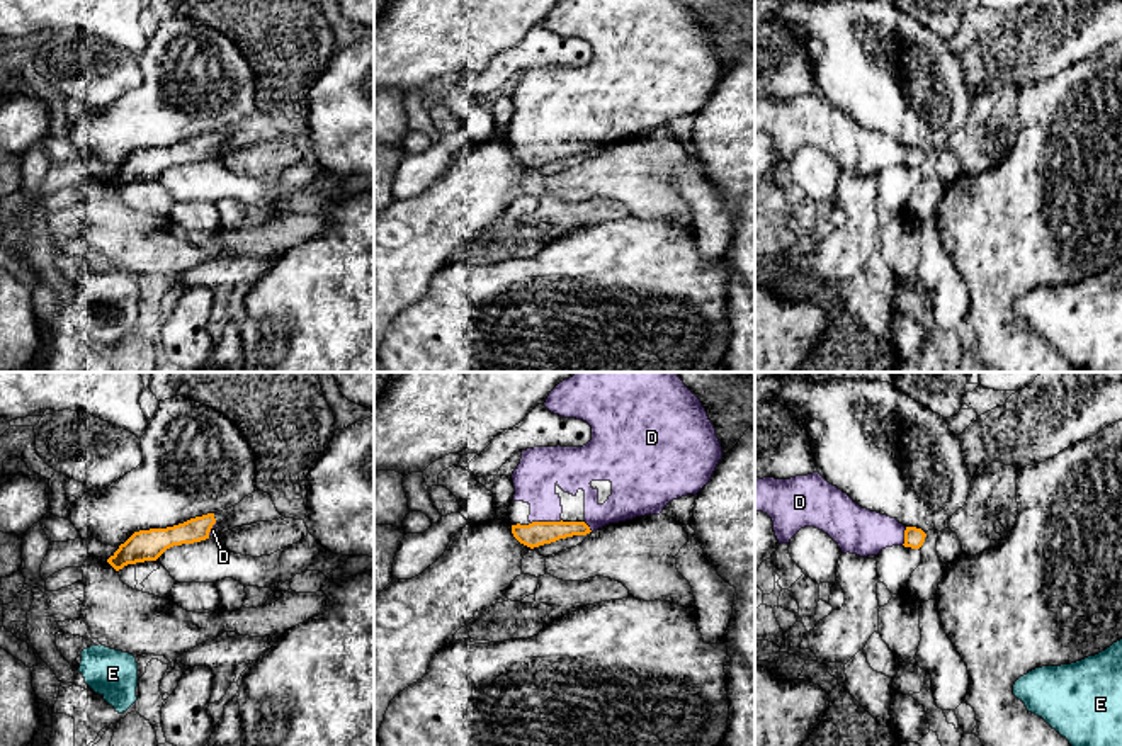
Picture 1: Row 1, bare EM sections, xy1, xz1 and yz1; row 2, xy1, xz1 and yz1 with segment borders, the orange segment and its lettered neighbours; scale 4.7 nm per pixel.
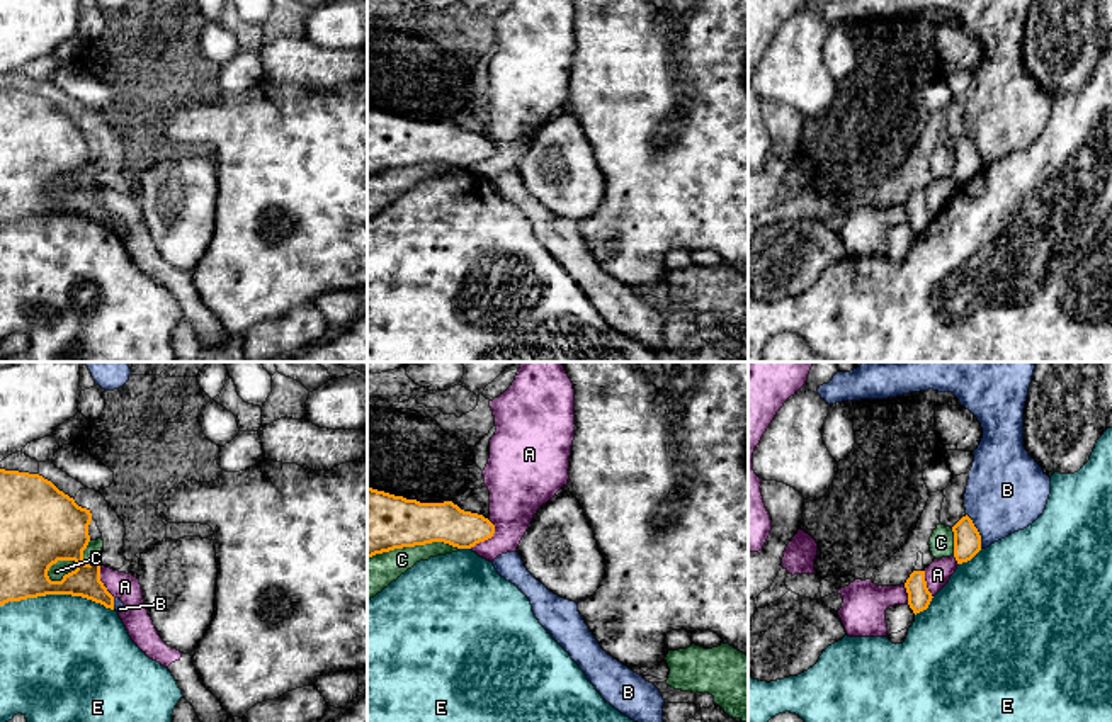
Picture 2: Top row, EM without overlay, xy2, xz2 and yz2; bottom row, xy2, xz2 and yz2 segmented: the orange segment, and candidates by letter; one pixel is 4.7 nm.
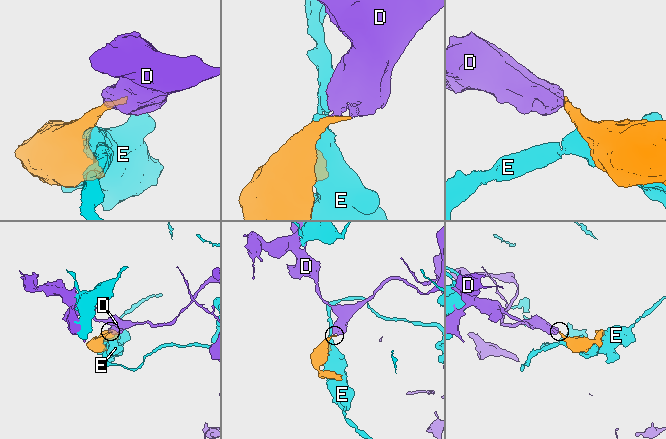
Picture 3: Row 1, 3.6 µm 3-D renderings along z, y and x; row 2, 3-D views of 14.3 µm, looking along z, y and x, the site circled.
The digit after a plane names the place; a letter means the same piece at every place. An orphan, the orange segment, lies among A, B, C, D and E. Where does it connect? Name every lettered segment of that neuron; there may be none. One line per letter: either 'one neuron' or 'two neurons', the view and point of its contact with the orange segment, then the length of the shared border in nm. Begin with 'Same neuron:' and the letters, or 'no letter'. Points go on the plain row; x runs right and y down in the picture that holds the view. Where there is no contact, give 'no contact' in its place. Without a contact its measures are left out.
Same neuron: D
A: two neurons; contact xz2 (488, 157); length 170 nm
B: two neurons; contact yz2 (976, 150); length 180 nm
C: two neurons; contact xz2 (412, 165); length 440 nm
D: one neuron; contact xz1 (546, 141); length 150 nm
E: two neurons; contact xy2 (56, 213); length 550 nm

